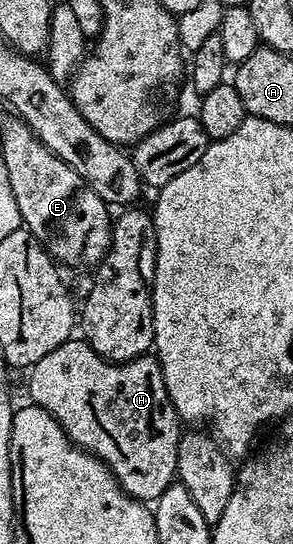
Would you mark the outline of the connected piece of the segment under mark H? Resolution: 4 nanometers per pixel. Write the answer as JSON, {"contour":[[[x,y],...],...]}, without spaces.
{"contour":[[[71,338],[63,342],[63,346],[51,350],[47,358],[39,358],[39,362],[28,369],[27,376],[28,399],[50,412],[78,448],[98,456],[112,470],[113,477],[126,494],[142,502],[156,502],[163,490],[174,483],[183,421],[167,394],[163,370],[156,355],[146,354],[125,364],[115,364],[95,354],[84,338]]]}

